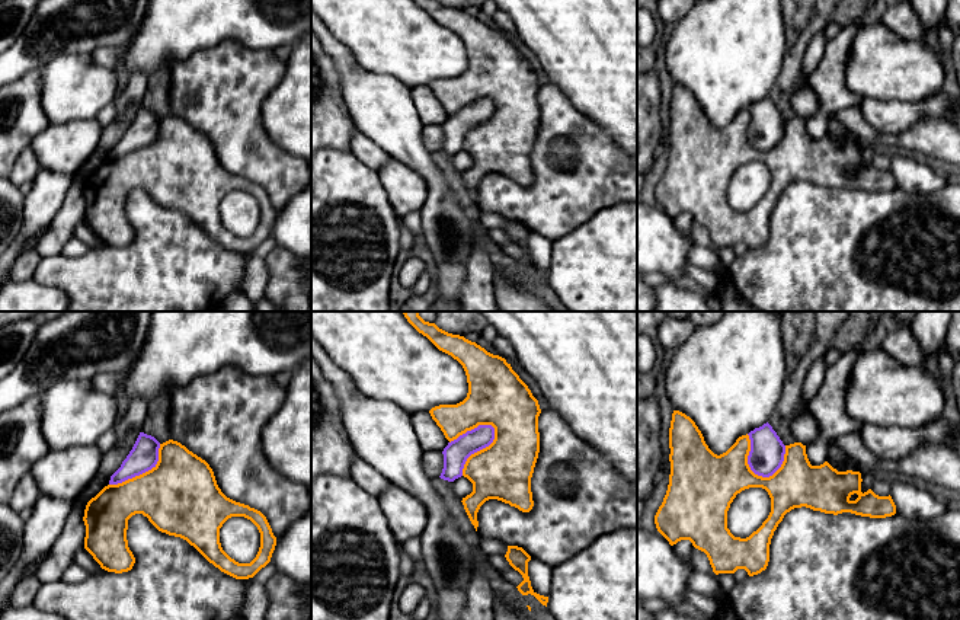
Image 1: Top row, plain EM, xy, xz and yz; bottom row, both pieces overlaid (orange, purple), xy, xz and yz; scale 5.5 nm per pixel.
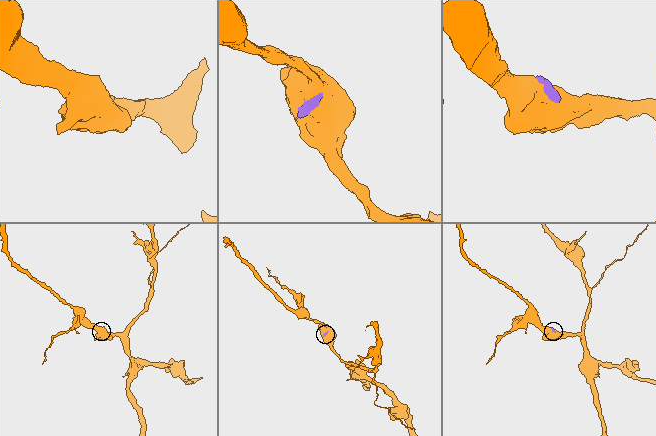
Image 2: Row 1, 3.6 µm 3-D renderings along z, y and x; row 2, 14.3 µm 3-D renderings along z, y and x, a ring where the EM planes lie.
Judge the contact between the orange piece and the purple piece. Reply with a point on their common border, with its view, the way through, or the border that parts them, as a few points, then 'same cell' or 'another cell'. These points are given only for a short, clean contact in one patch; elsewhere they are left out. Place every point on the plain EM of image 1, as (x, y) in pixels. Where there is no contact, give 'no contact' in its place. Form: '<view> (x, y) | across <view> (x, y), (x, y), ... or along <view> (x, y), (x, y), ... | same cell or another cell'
xz (480, 124) | another cell

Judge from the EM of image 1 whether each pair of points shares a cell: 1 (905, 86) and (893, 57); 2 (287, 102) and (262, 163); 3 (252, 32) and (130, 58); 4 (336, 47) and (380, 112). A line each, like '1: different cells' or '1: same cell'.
1: same cell
2: different cells
3: same cell
4: same cell

